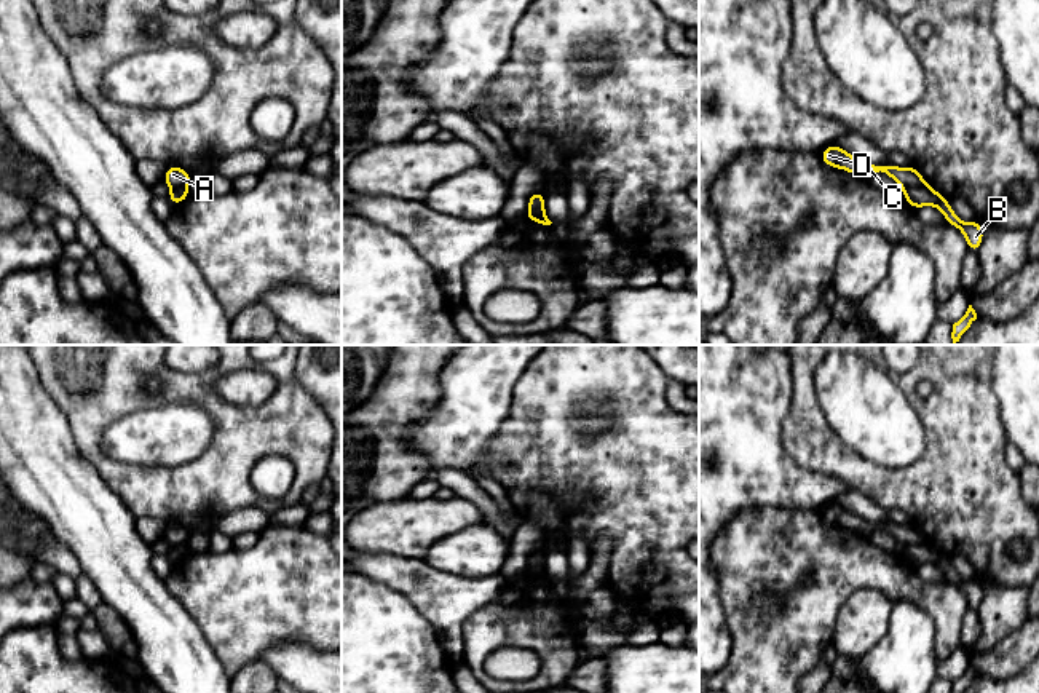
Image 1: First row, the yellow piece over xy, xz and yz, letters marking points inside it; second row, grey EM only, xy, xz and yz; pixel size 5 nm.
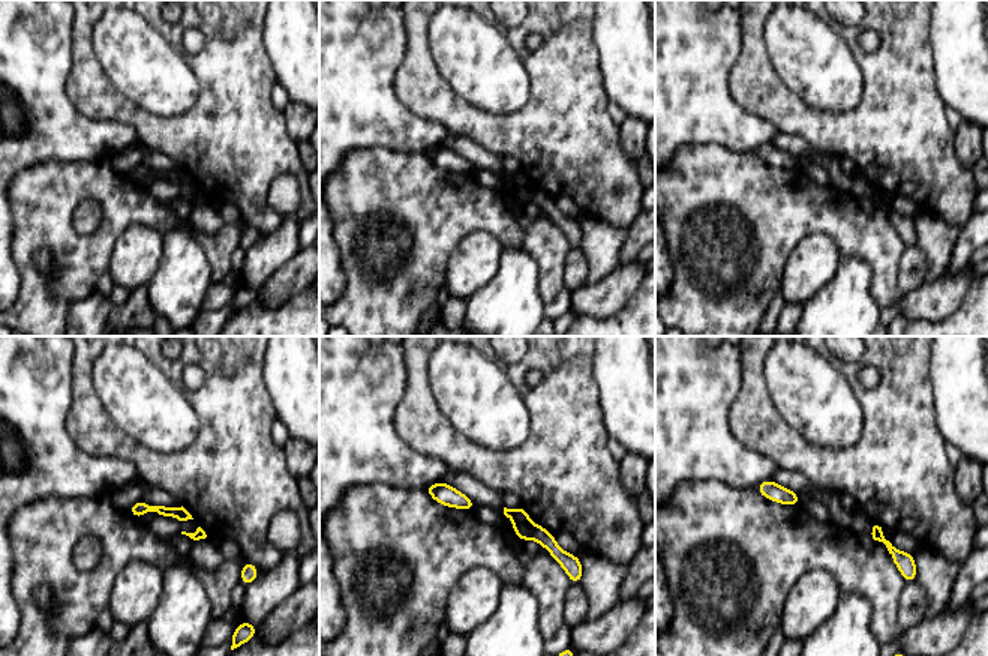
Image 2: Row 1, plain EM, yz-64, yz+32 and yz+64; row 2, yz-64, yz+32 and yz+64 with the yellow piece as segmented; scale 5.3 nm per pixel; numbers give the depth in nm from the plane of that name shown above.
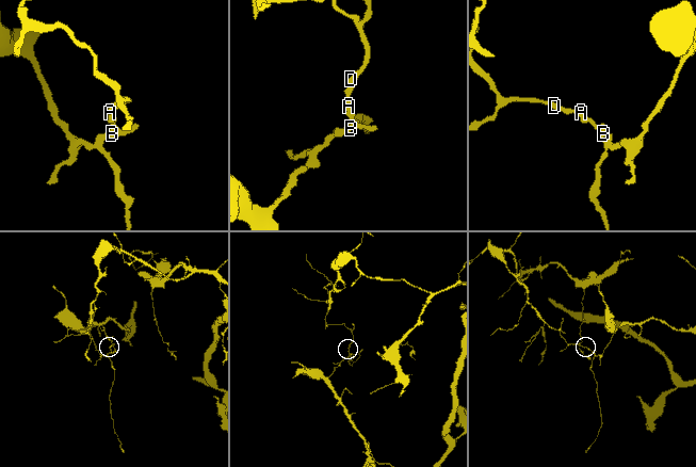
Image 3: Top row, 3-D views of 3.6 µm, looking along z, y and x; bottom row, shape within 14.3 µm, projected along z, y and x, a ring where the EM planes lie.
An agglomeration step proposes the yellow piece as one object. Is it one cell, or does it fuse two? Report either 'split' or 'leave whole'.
split

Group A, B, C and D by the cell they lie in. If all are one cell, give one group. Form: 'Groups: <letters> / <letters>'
Groups: A C D / B

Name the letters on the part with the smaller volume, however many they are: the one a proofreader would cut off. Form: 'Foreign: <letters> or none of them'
Foreign: B

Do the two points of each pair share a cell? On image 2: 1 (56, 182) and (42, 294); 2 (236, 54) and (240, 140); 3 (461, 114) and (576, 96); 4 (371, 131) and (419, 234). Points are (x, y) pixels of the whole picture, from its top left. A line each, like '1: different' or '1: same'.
1: same
2: same
3: same
4: different

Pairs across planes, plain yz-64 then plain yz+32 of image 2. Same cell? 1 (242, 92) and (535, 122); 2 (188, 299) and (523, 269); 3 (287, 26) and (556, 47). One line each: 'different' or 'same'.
1: same
2: same
3: different

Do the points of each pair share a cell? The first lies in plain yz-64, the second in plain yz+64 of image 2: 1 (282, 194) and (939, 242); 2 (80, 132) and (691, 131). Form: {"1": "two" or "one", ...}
{"1": "one", "2": "one"}

